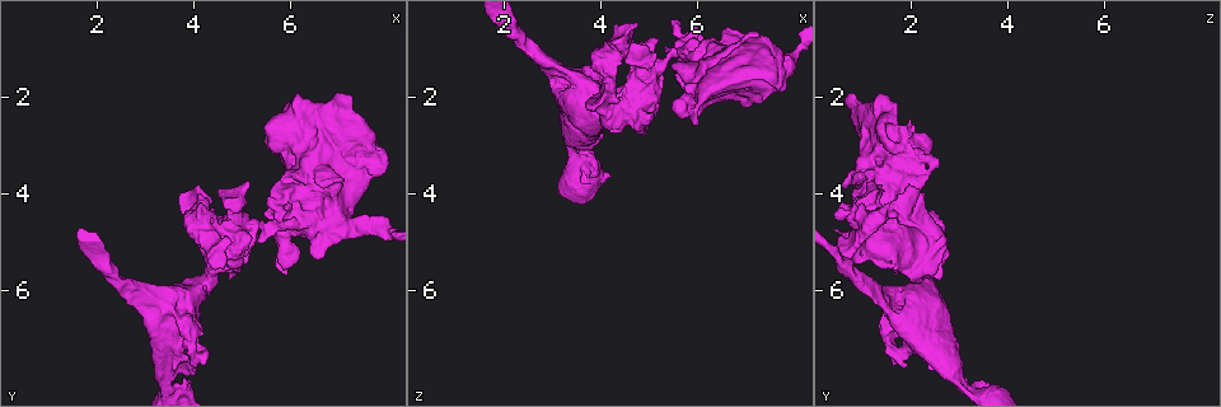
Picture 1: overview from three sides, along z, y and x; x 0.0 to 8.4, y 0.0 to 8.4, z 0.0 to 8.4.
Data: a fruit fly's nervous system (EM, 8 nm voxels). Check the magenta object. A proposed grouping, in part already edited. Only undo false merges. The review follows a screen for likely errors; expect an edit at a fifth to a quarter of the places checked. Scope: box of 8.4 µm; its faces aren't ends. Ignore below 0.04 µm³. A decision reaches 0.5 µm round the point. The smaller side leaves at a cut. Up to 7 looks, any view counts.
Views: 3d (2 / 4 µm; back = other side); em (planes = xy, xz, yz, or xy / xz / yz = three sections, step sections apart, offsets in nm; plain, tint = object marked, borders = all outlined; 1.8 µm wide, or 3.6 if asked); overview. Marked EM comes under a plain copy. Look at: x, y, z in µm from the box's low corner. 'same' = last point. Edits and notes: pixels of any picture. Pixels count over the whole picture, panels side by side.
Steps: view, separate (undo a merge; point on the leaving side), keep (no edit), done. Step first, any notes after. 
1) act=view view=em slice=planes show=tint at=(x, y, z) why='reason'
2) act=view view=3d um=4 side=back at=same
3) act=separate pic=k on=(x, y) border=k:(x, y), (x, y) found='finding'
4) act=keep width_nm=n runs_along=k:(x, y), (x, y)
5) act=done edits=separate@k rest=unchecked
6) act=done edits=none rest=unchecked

act=view view=em slice=xy step=8 show=tint at=(3.90, 4.45, 1.40) why='closes a loop'

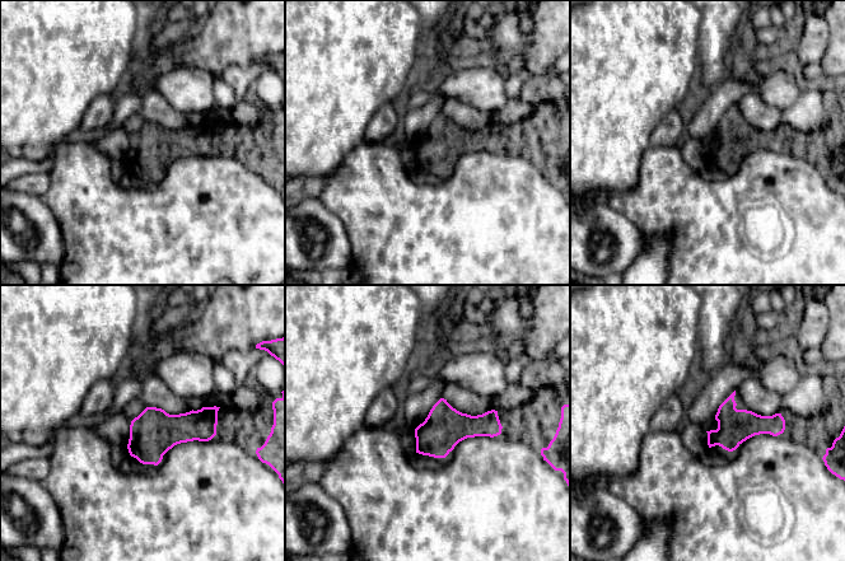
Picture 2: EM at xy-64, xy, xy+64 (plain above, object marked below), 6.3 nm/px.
act=view view=em slice=planes show=tint at=same why='cut it another way'

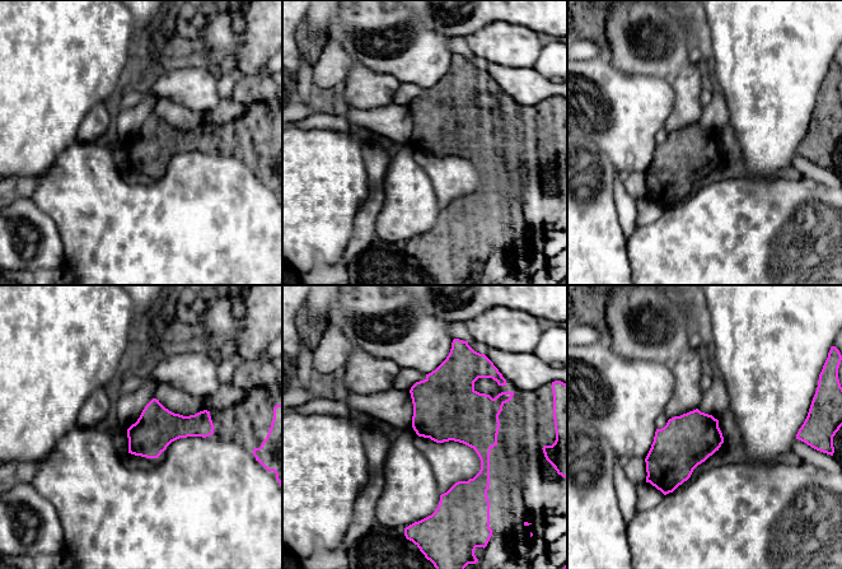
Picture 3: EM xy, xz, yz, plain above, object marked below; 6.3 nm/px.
act=keep width_nm=260 found='all the same neuron'

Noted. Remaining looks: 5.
act=view view=em slice=xz step=8 show=tint at=(5.60, 2.85, 1.40) why='thick turns thin'

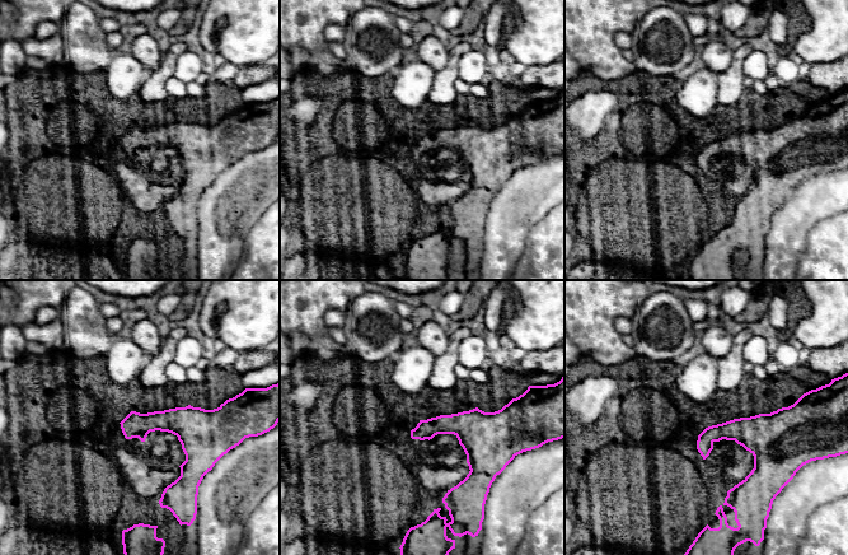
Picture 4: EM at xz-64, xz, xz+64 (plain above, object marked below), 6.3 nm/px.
act=view view=em slice=planes show=borders at=same

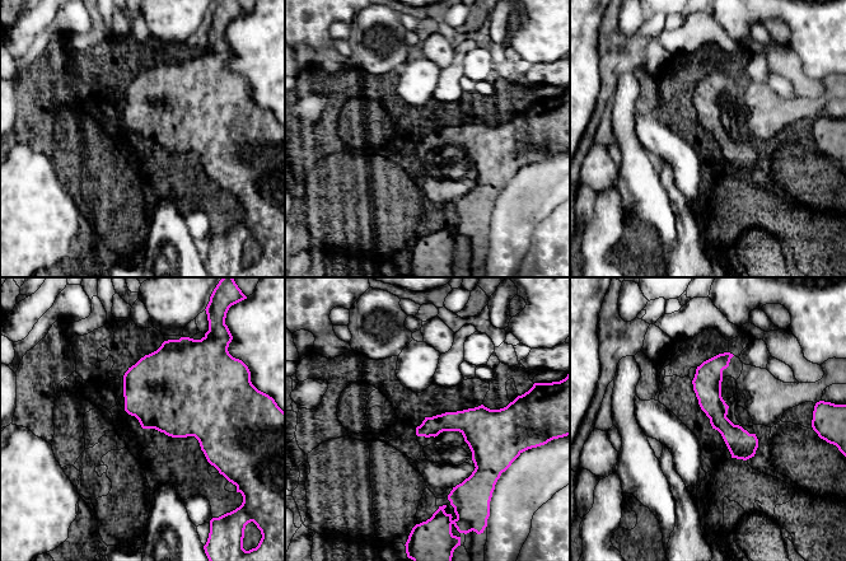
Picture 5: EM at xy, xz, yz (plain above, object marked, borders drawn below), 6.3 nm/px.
act=keep runs_along=5:(727, 355), (713, 405), (746, 456) found='one neuron here'

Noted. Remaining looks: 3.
act=view view=em um=3.6 slice=yz step=8 show=tint at=(3.40, 7.55, 2.75) why='thick turns thin'

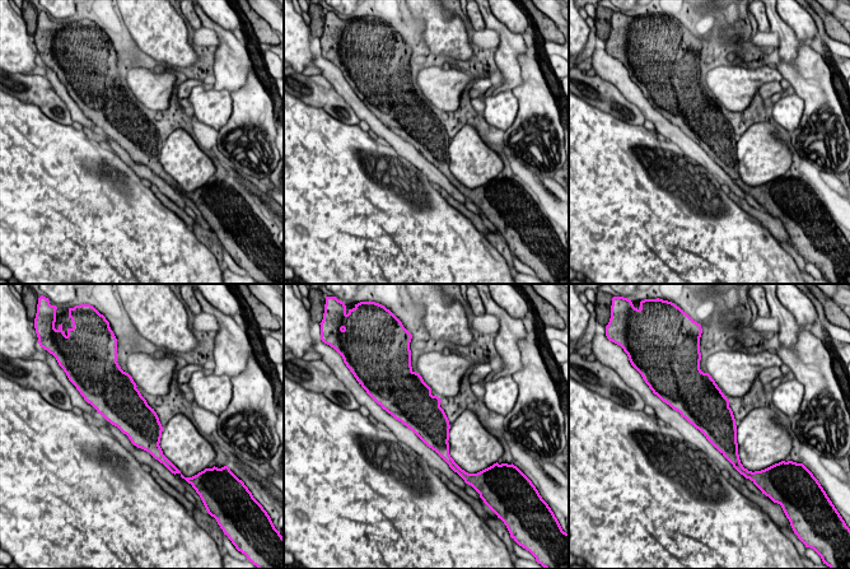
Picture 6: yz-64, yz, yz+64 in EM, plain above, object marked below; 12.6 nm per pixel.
act=view view=em um=3.6 slice=planes show=borders at=same

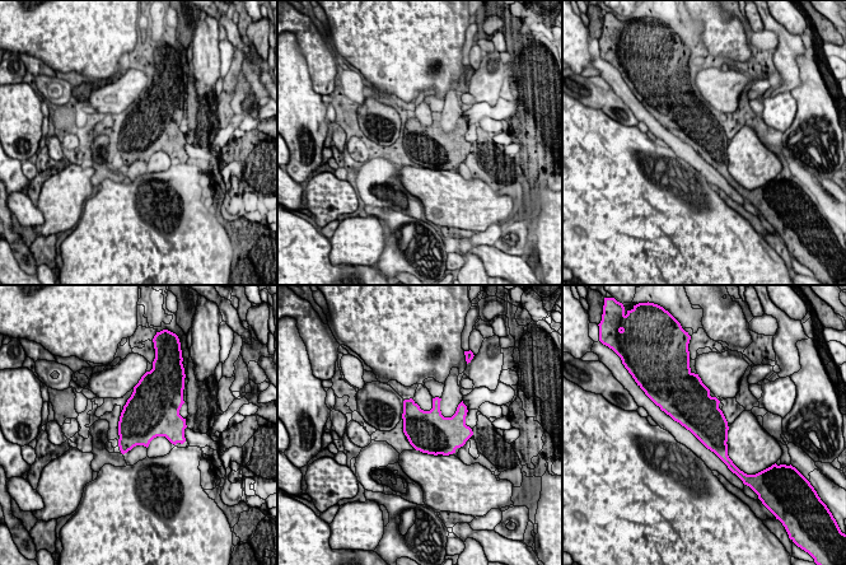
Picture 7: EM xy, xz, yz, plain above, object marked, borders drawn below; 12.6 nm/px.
act=keep found='one neuron here'

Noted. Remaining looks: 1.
act=done edits=none rest=unchecked

